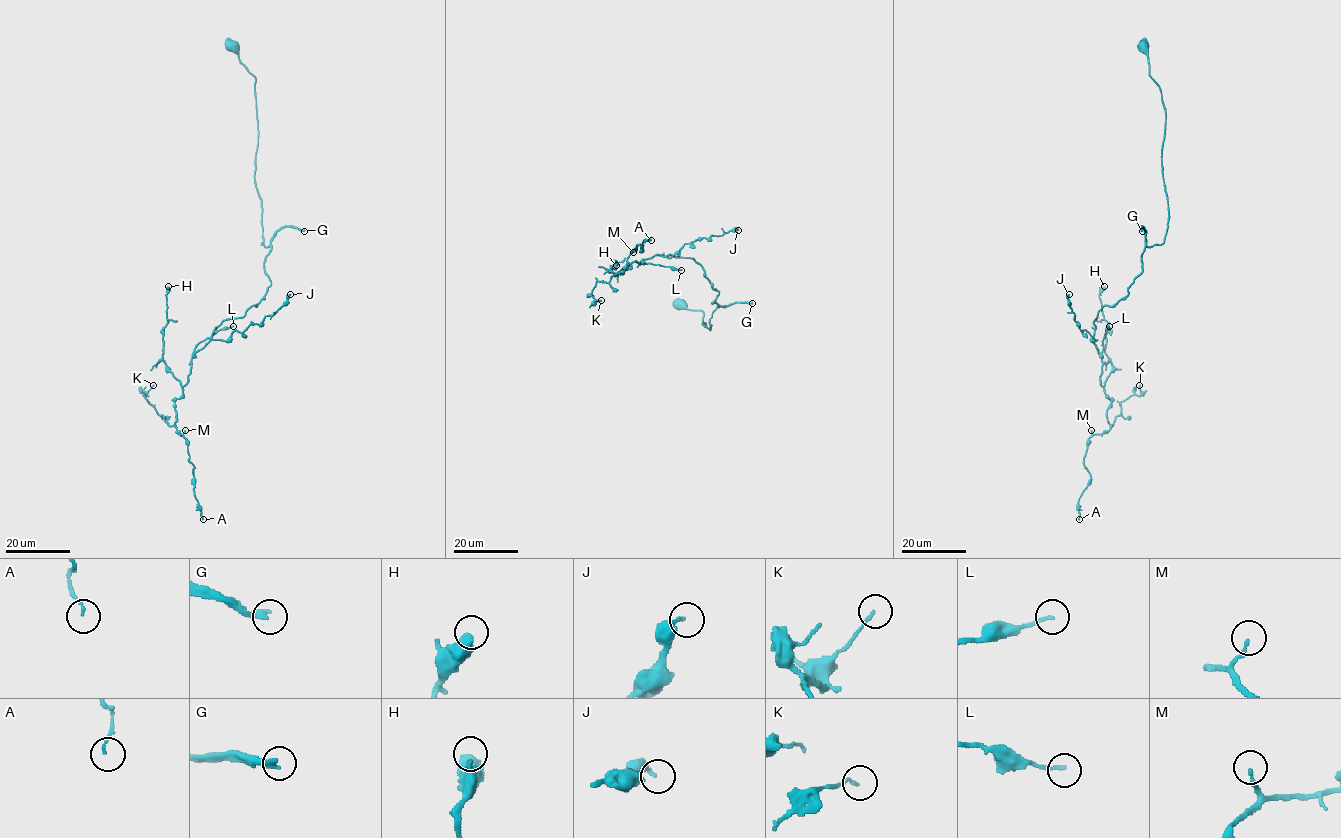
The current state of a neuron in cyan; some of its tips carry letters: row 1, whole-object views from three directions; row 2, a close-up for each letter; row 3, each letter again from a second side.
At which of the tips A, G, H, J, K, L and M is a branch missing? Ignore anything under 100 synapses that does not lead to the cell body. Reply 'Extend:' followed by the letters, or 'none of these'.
Extend: G

